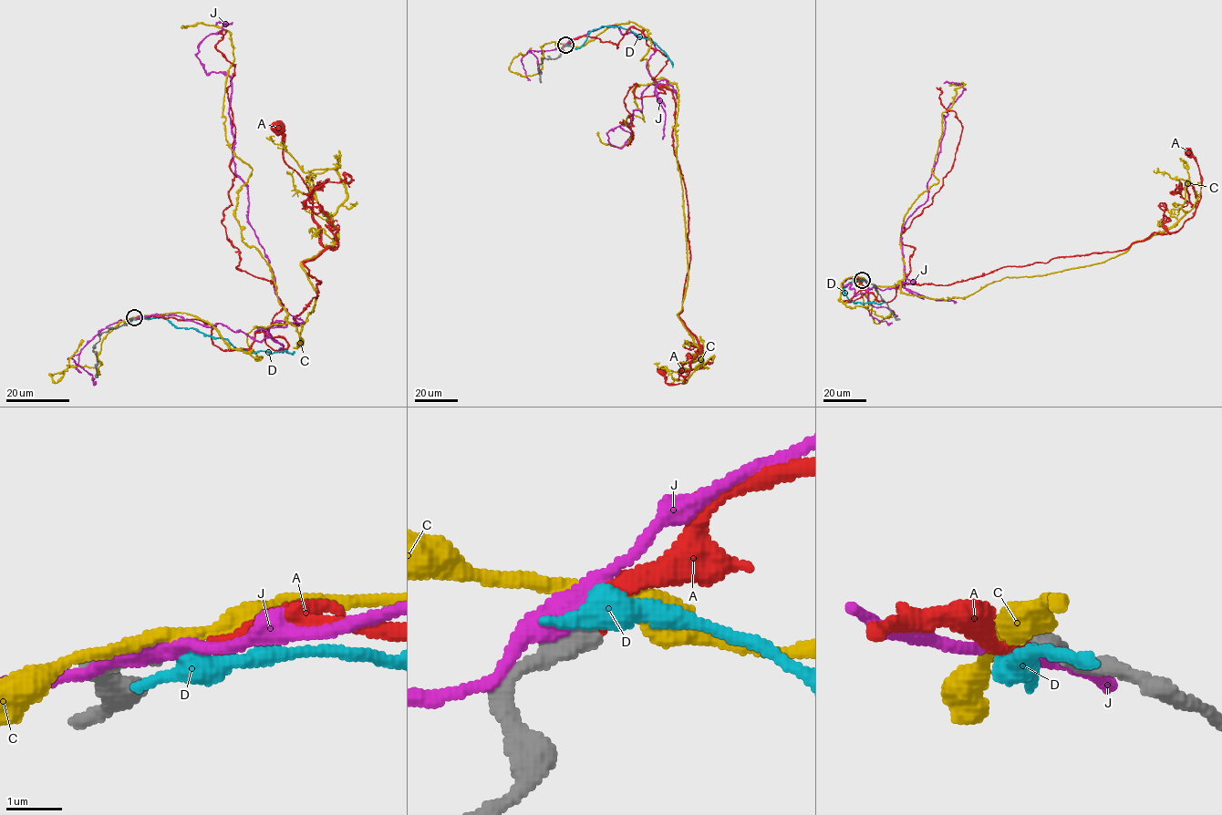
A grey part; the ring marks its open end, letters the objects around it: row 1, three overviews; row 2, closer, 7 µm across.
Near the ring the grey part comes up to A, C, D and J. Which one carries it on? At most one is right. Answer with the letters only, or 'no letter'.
A

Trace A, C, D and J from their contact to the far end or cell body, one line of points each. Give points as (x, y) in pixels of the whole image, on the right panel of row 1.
A: (862, 280), (844, 302), (1175, 232), (1201, 197), (1187, 152)
C: (862, 280), (846, 278), (839, 300), (868, 305), (898, 283), (965, 297), (1104, 263), (1185, 214), (1179, 159)
D: (862, 280), (852, 281), (843, 287), (850, 300), (862, 304), (884, 302)
J: (864, 280), (843, 286), (855, 295), (913, 282), (902, 230), (926, 200), (942, 115), (965, 89), (944, 83)

